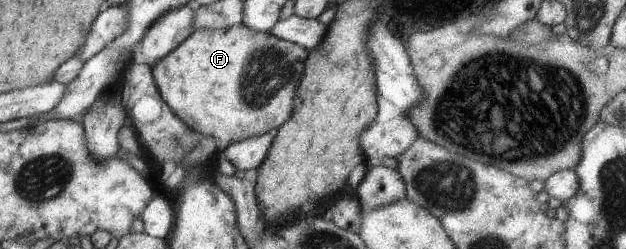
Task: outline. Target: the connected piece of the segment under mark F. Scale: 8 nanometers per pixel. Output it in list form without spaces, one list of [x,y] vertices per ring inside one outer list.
[[[238,25],[222,28],[219,30],[195,30],[173,51],[165,55],[152,69],[154,83],[160,94],[160,99],[165,103],[170,111],[185,123],[199,137],[211,137],[221,141],[227,141],[228,144],[248,139],[252,136],[259,136],[264,132],[275,129],[277,125],[285,123],[287,117],[291,115],[291,101],[293,101],[293,89],[295,89],[295,81],[299,79],[299,75],[303,74],[304,62],[307,58],[307,51],[299,45],[276,39],[268,32],[257,32],[247,27]]]

